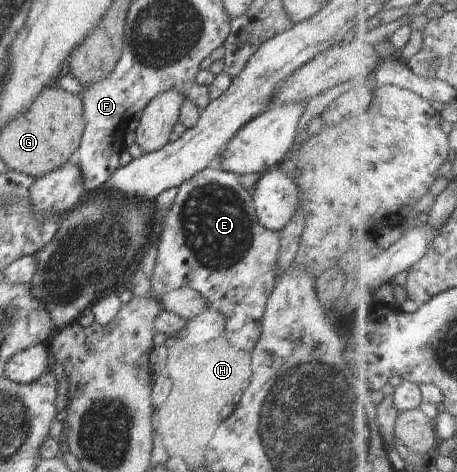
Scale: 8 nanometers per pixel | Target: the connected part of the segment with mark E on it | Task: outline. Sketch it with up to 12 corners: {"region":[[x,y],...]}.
{"region":[[206,167],[162,218],[150,278],[192,288],[251,352],[281,232]]}

